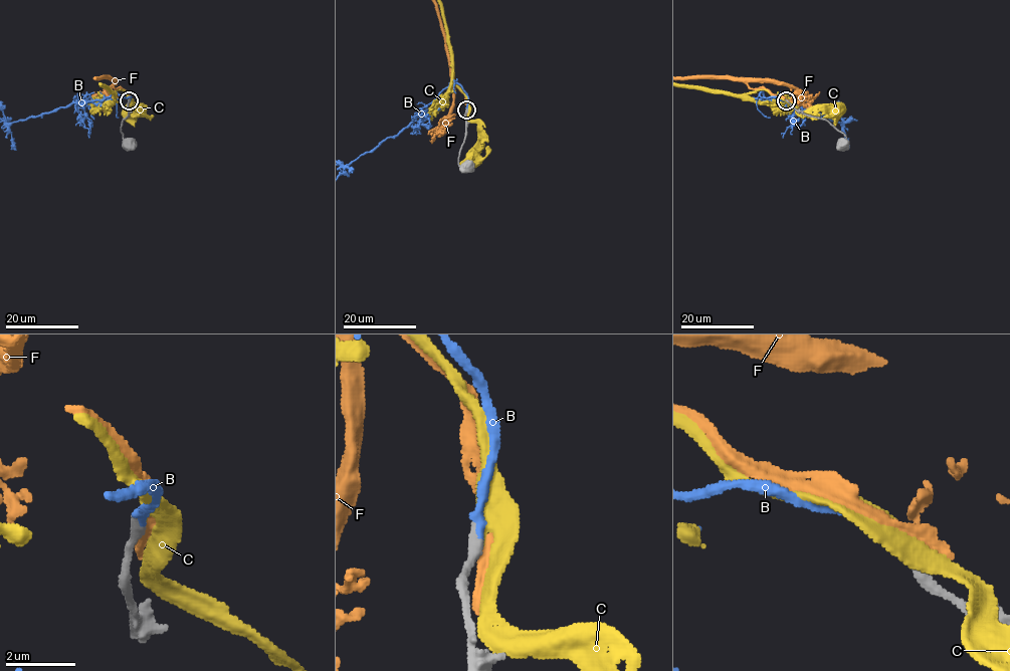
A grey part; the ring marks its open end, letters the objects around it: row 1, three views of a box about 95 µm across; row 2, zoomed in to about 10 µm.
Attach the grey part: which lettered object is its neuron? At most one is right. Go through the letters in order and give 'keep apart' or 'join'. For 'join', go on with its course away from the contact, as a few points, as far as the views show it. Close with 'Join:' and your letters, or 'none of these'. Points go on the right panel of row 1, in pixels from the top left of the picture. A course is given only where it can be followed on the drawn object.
B: join
C: keep apart
F: keep apart
Join: B

